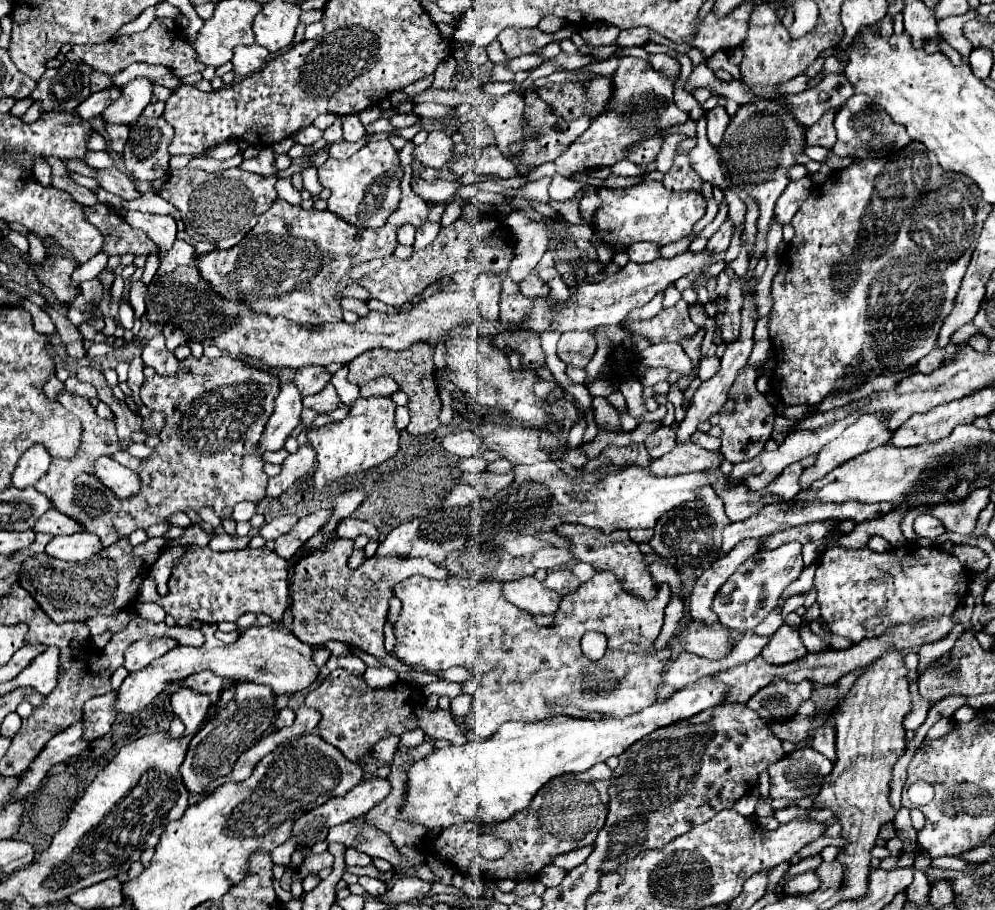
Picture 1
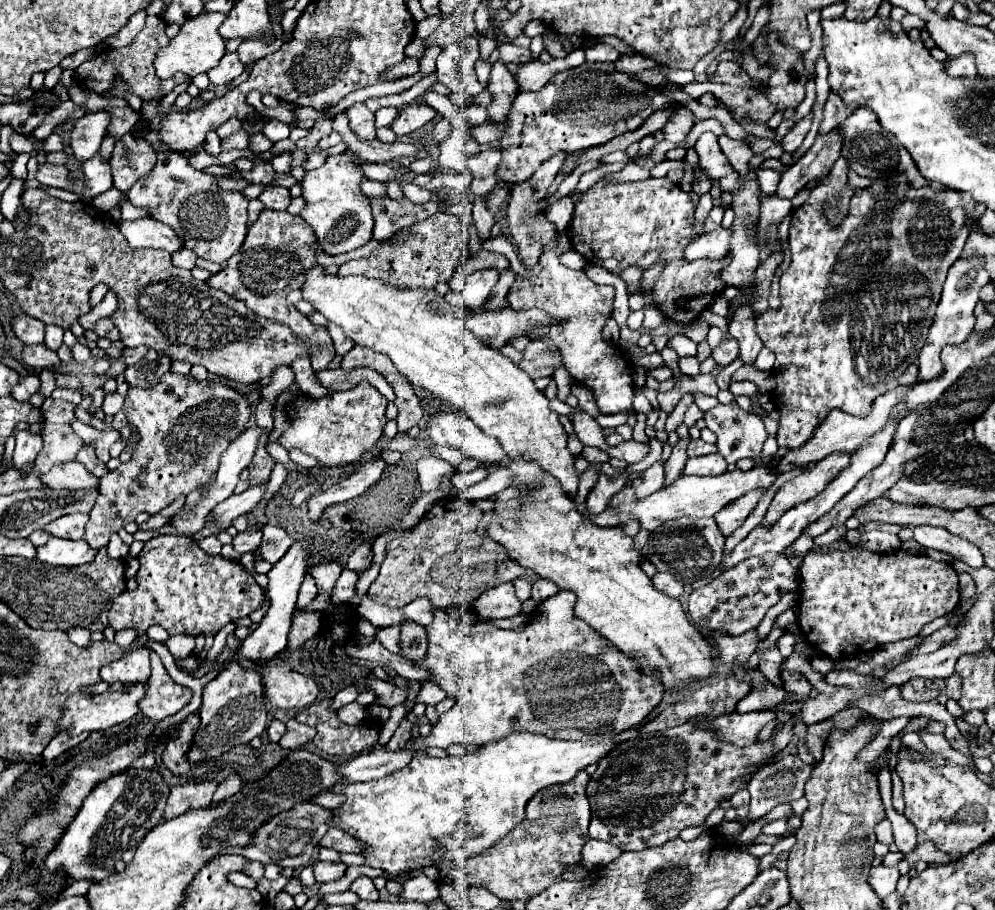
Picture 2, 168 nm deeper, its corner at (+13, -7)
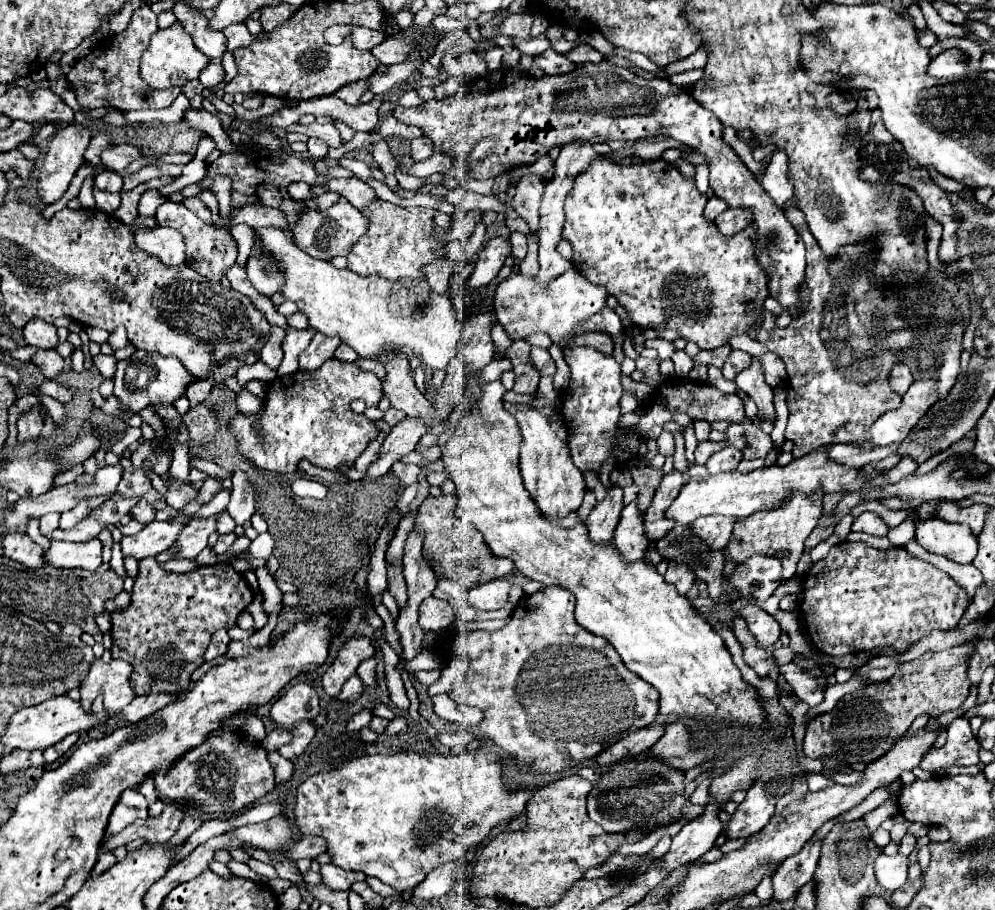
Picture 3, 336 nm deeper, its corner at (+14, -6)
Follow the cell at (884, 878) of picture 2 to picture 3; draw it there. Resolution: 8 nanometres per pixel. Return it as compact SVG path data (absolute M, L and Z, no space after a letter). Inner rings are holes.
M880 855L876 859L876 879L878 883L888 889L888 891L896 891L898 887L902 887L906 883L906 873L908 873L908 859L902 855Z

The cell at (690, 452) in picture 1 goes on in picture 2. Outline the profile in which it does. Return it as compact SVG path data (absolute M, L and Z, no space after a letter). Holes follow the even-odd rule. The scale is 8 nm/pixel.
M709 454L709 456L699 456L699 458L689 458L685 466L685 474L697 474L697 476L715 476L721 472L727 472L729 464L721 460L719 454Z

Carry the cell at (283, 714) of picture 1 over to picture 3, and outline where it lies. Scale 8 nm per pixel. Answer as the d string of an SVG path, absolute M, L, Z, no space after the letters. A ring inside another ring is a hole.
M274 727L274 729L264 737L262 747L264 747L266 751L276 751L278 747L282 747L282 745L286 745L286 743L290 743L290 731L284 729L284 727Z

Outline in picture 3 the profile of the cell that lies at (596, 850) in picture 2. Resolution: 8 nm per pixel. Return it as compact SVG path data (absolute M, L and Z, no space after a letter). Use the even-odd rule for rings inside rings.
M656 831L656 833L648 835L646 841L642 839L642 841L638 841L638 843L624 843L620 849L614 851L614 855L644 855L644 853L648 853L648 851L658 843L658 839L660 839L664 833L666 833L666 831Z

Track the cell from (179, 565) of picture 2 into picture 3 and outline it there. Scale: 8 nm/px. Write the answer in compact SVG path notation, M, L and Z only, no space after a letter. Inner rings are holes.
M154 557L142 559L140 573L134 581L132 601L126 609L118 609L110 613L112 619L112 637L116 639L112 657L122 657L136 667L132 673L132 685L136 687L136 695L146 695L148 691L168 691L178 695L188 691L190 675L204 663L204 651L212 639L212 633L218 629L230 629L236 625L236 619L254 599L250 585L244 575L238 573L232 563L216 563L208 567L196 567L190 573L170 573L160 567Z

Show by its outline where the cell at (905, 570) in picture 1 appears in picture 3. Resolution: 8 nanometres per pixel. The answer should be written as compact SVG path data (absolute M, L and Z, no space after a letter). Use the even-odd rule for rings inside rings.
M844 541L834 545L828 555L814 563L812 569L806 573L800 611L810 643L824 655L844 657L848 653L892 645L896 639L916 643L932 629L952 629L964 615L968 603L970 599L966 591L960 589L948 573L940 571L932 563L916 559L900 547L880 551L866 543Z

